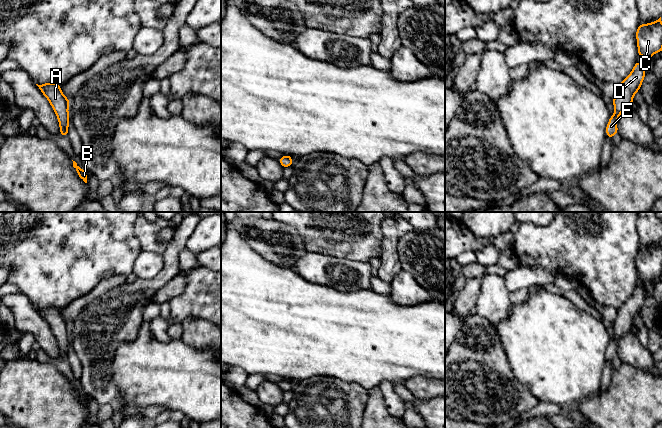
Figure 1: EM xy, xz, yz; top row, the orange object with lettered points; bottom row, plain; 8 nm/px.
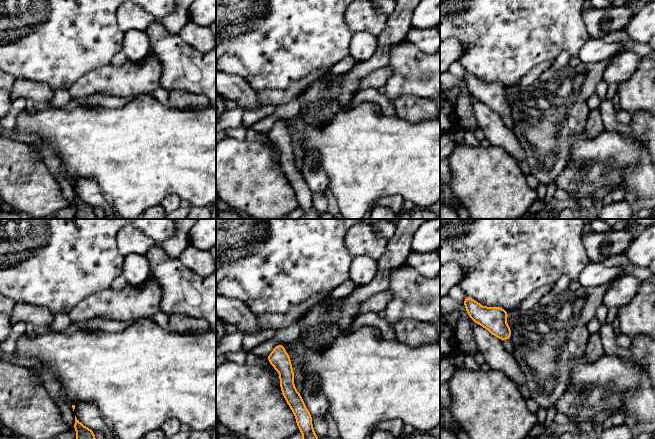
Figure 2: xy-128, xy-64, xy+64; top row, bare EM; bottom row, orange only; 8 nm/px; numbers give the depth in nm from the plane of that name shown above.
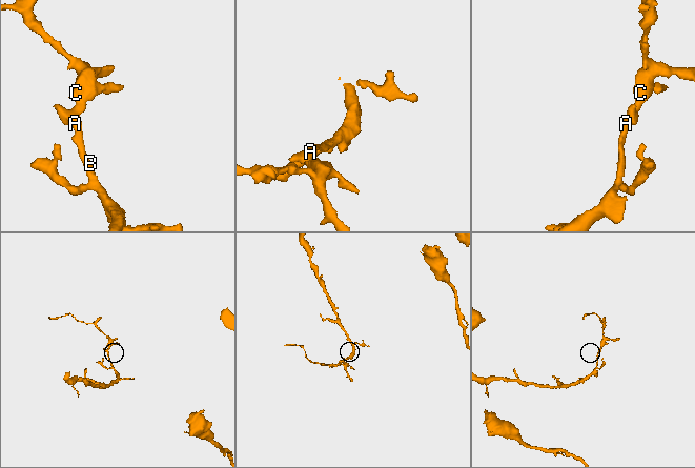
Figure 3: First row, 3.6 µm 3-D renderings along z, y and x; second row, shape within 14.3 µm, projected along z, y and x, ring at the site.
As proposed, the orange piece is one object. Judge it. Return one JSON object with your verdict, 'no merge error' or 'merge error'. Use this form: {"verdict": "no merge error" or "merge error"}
{"verdict": "no merge error"}

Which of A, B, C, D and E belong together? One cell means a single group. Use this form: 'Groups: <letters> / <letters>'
Groups: A B C D E

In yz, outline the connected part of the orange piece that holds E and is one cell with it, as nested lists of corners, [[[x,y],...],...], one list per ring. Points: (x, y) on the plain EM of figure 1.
[[[637,286],[629,300],[617,309],[617,317],[613,322],[614,339],[610,341],[606,351],[606,358],[611,363],[618,357],[617,345],[620,338],[631,331],[634,318],[640,314],[640,310],[644,304],[646,291],[642,286]]]

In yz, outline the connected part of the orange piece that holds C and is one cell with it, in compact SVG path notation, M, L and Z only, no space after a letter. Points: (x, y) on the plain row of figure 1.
M661 241L649 248L641 248L637 252L638 279L652 283L656 276L662 276L662 245Z

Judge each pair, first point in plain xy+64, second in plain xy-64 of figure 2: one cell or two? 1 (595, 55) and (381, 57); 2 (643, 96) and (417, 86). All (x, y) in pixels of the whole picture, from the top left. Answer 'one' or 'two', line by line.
1: two
2: one

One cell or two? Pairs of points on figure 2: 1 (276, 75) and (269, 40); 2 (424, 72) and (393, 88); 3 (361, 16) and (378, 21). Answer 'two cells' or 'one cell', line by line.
1: one cell
2: one cell
3: one cell

